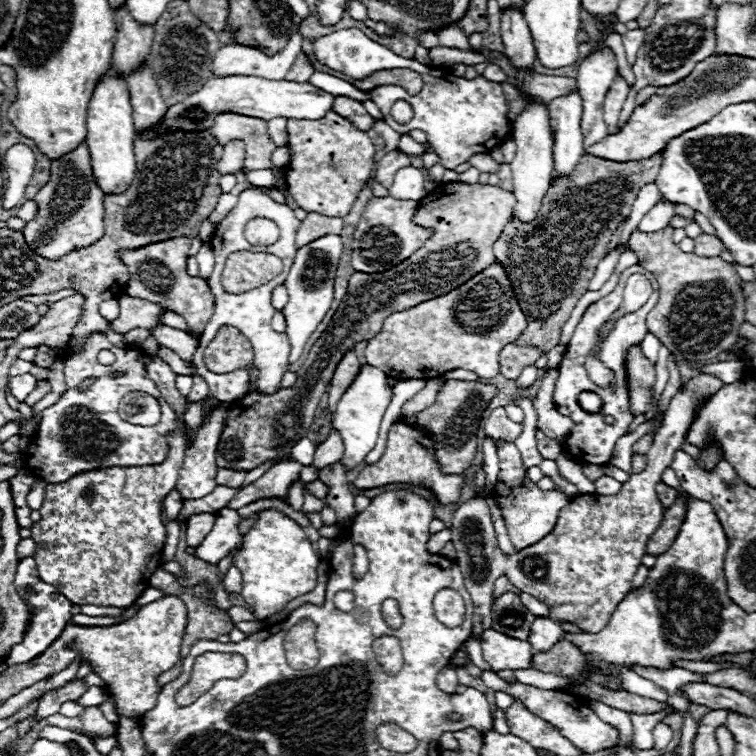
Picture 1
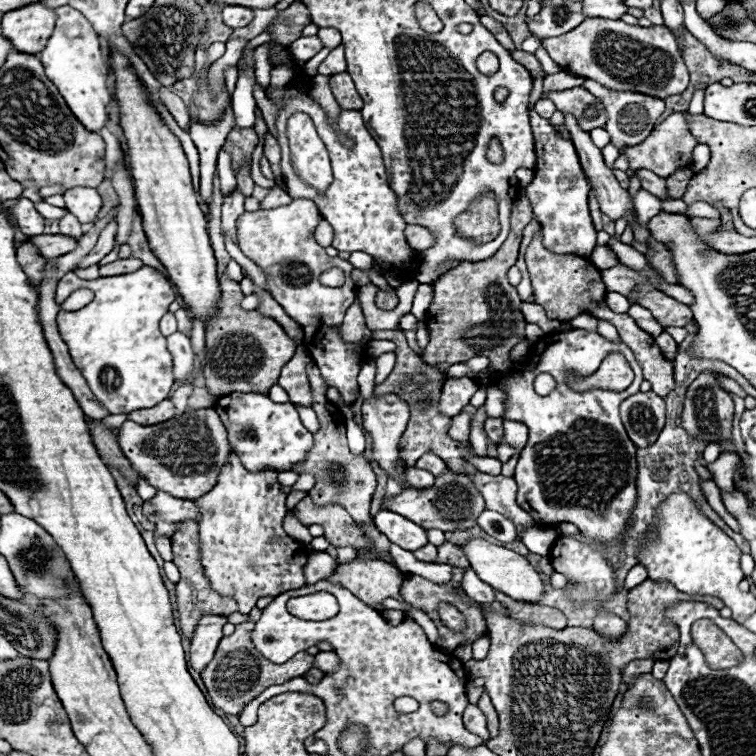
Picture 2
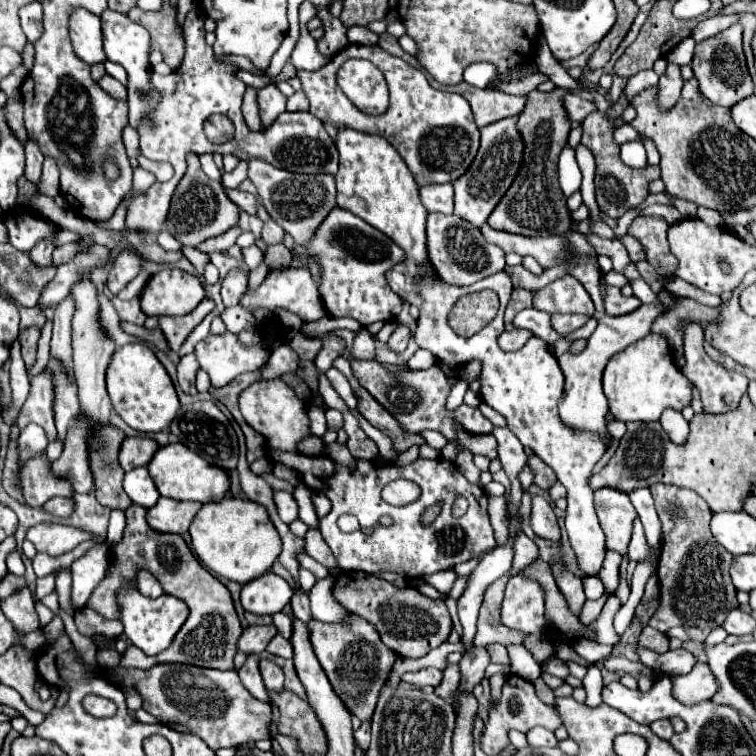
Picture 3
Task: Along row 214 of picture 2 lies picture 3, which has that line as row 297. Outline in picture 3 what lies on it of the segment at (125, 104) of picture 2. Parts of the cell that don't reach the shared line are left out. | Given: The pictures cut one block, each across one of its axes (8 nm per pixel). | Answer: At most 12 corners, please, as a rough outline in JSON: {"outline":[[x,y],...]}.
{"outline":[[166,268],[146,284],[146,316],[190,314],[206,290]]}

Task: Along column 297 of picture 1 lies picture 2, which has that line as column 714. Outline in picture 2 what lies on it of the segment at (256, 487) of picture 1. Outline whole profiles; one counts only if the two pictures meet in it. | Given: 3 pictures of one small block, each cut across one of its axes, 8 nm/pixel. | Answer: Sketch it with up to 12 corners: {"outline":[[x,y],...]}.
{"outline":[[724,452],[708,464],[722,492],[734,492],[738,454]]}

